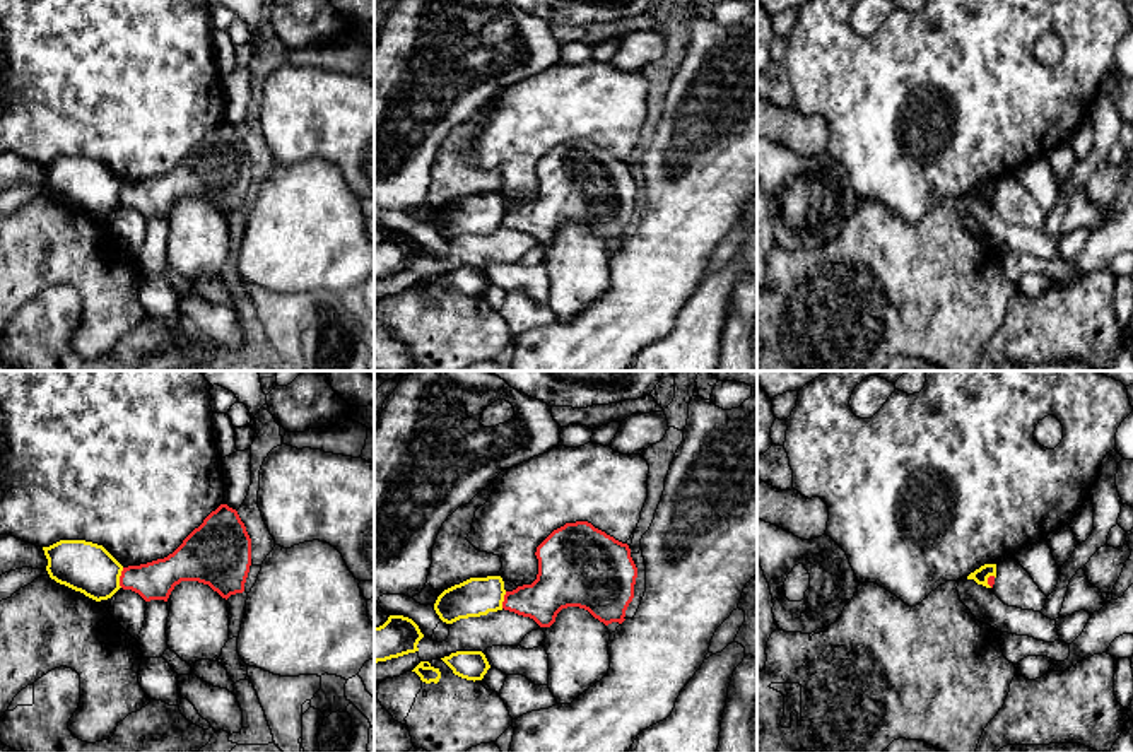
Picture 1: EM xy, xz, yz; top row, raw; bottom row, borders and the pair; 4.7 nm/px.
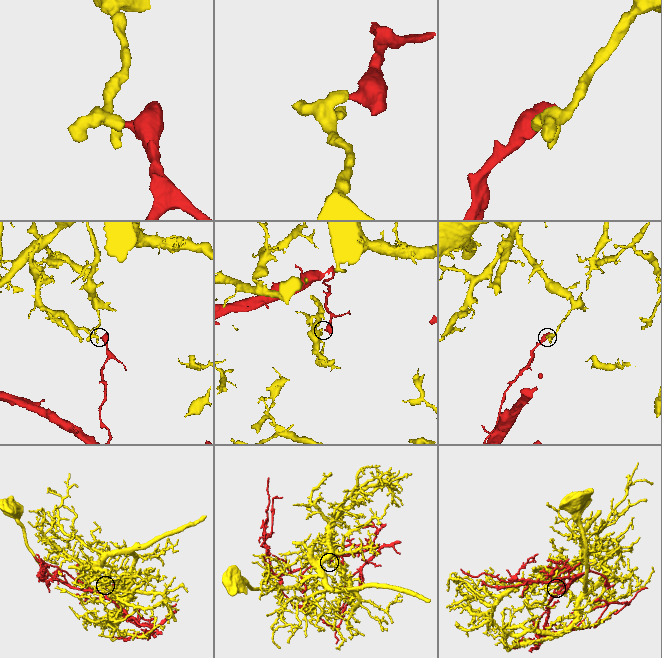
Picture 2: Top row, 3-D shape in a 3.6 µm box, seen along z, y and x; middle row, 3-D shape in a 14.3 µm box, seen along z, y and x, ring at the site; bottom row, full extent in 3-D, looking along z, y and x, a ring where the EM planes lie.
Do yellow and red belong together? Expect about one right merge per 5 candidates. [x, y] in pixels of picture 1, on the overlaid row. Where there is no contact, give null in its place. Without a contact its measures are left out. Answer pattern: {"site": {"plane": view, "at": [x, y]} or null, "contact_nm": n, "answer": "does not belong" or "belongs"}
{"site": {"plane": "xy", "at": [118, 578]}, "contact_nm": 100, "answer": "does not belong"}

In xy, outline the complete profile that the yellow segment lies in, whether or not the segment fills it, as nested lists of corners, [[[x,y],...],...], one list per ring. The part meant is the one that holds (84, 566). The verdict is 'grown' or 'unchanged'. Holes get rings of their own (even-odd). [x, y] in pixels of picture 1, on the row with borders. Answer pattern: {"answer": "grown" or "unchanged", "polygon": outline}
{"answer": "unchanged", "polygon": [[[60,540],[43,547],[51,579],[101,602],[121,586],[123,566],[103,547],[85,540]]]}

